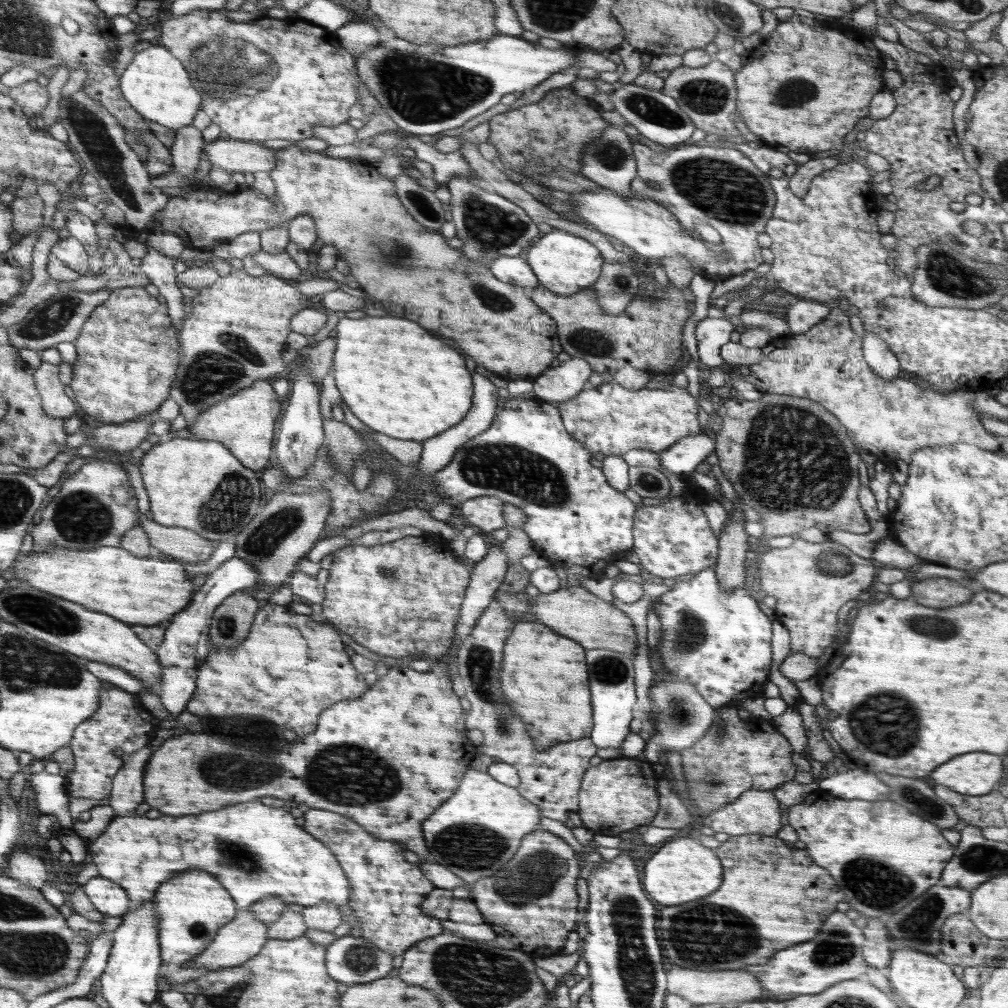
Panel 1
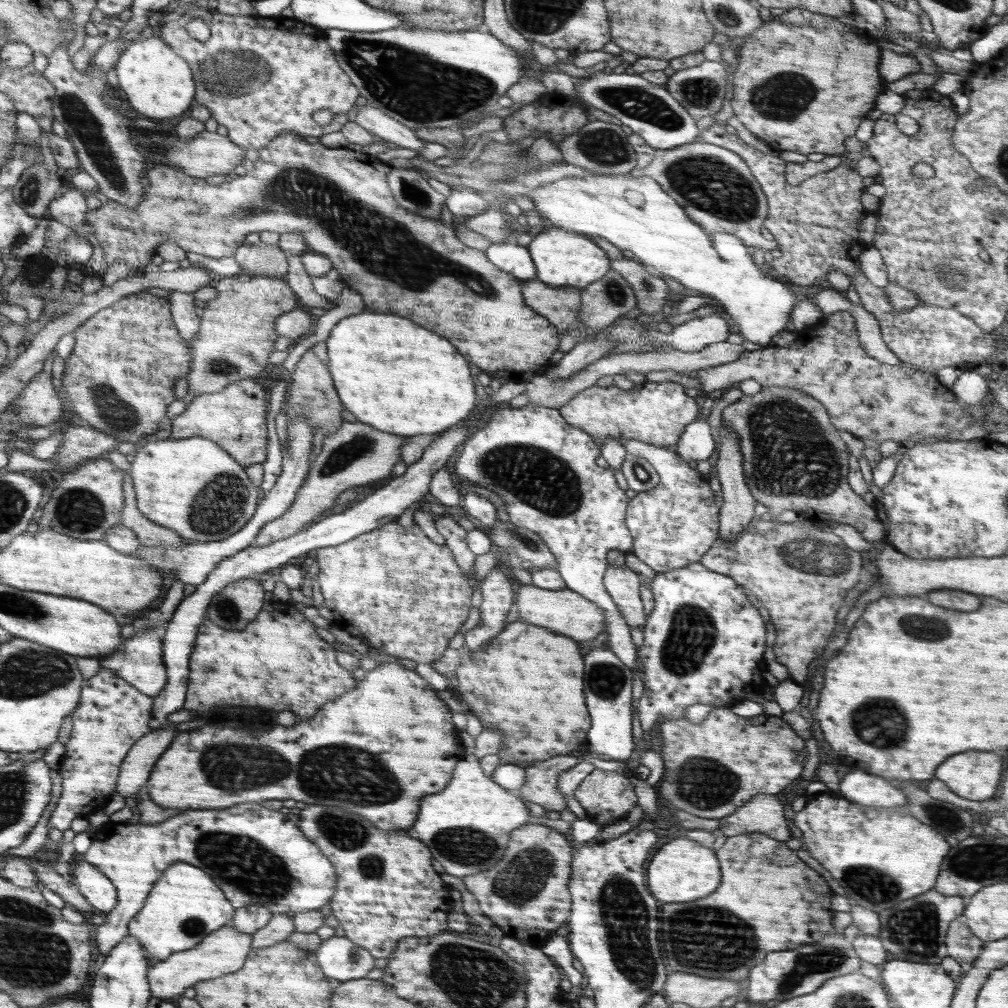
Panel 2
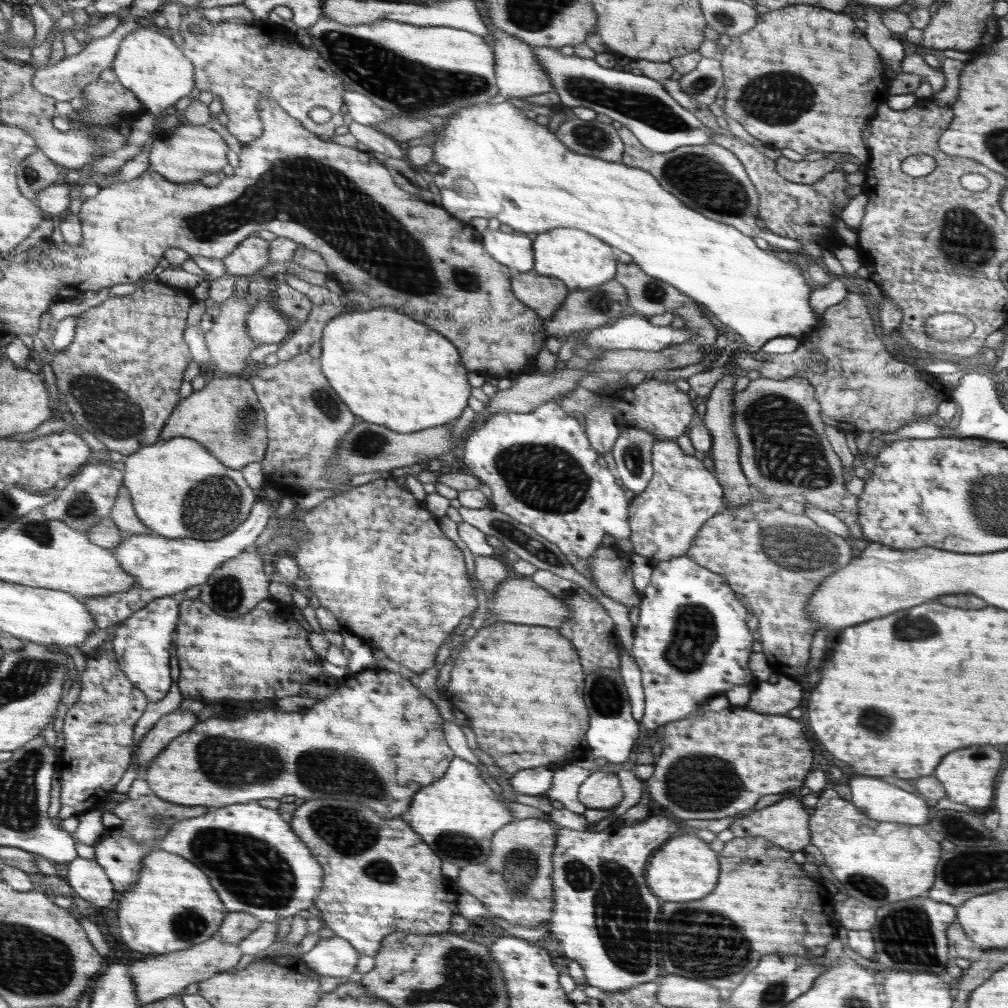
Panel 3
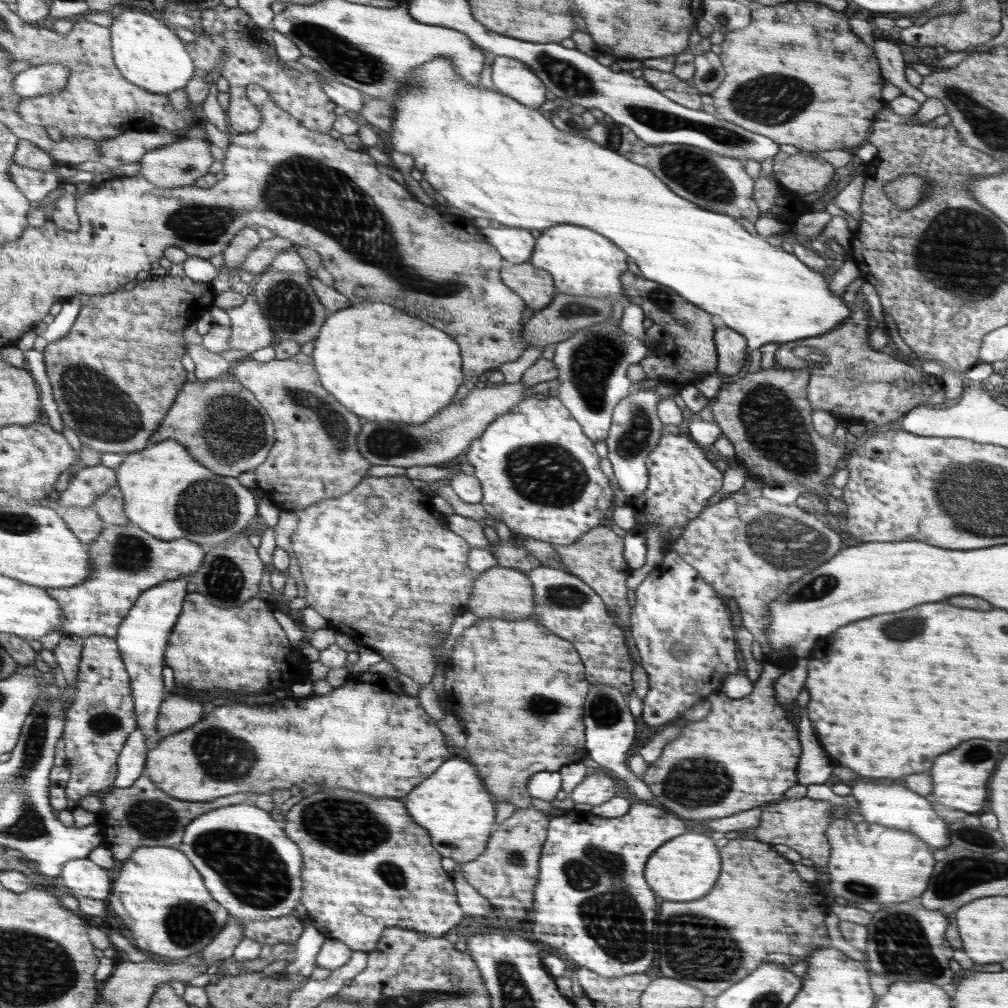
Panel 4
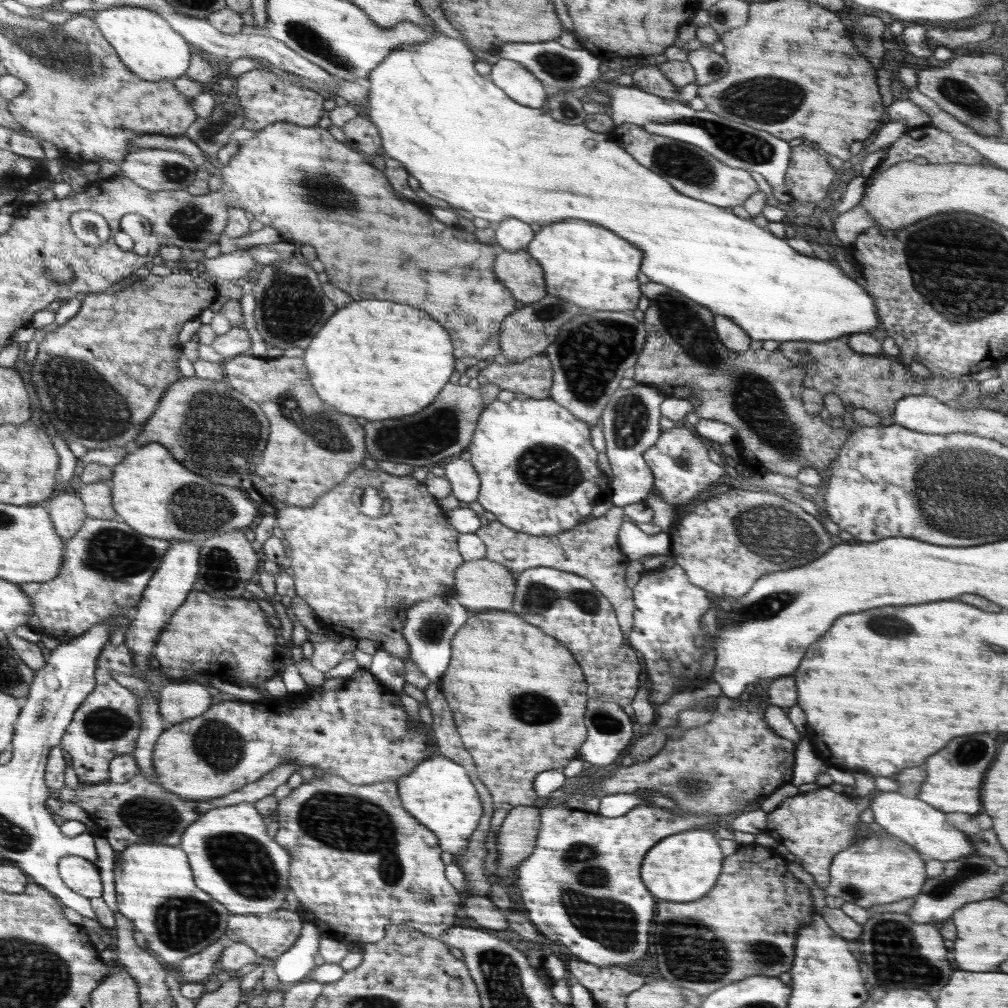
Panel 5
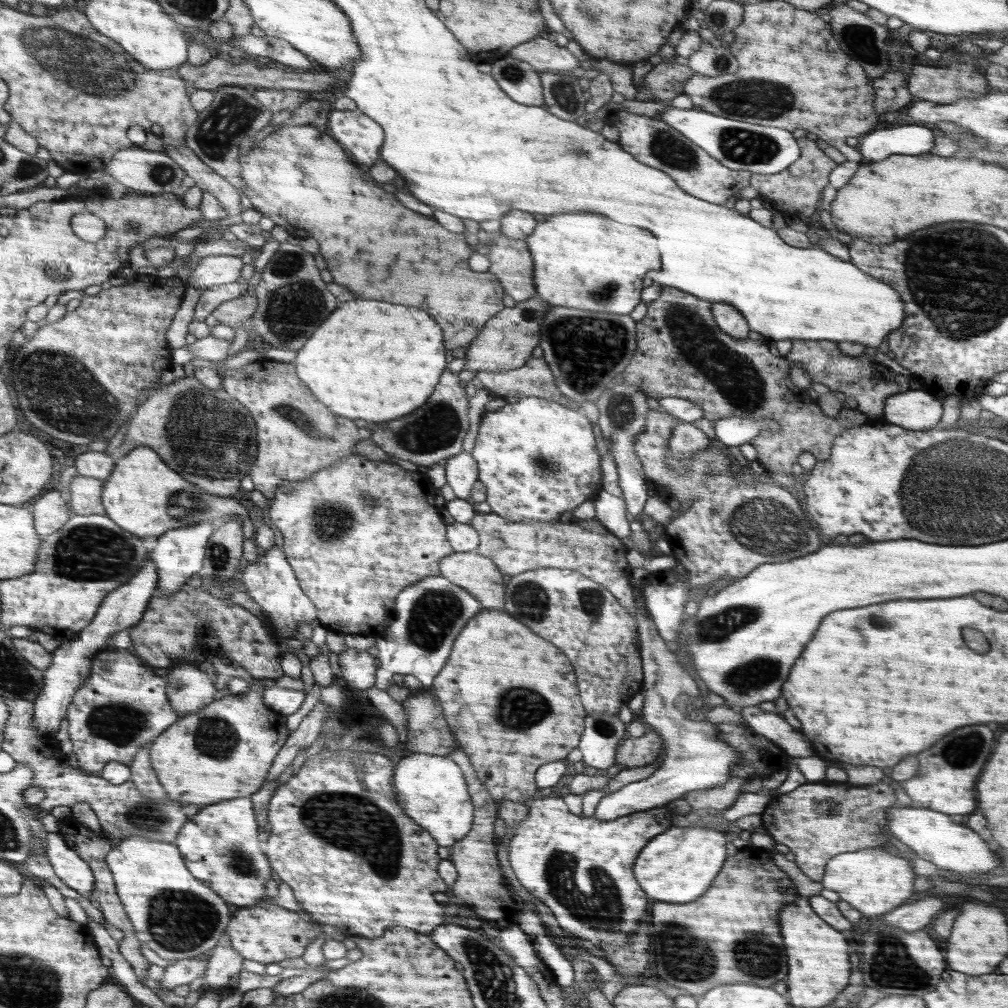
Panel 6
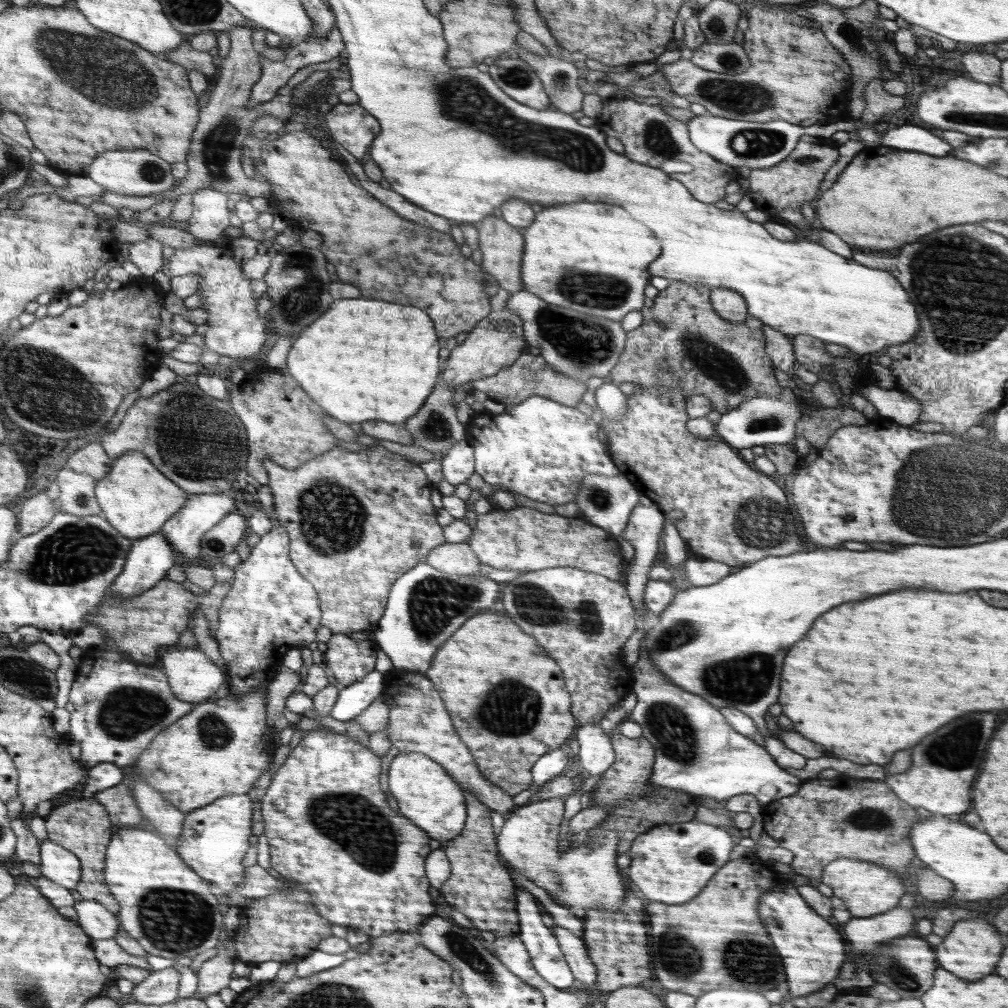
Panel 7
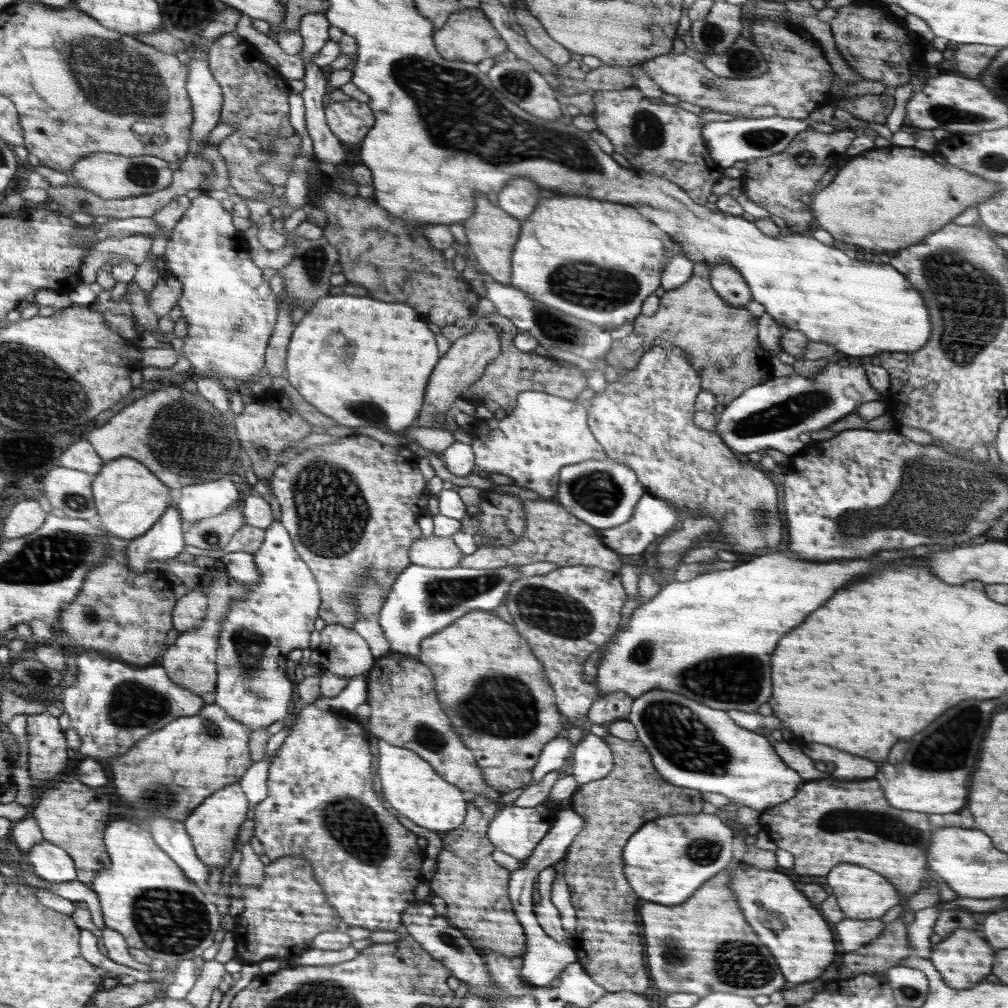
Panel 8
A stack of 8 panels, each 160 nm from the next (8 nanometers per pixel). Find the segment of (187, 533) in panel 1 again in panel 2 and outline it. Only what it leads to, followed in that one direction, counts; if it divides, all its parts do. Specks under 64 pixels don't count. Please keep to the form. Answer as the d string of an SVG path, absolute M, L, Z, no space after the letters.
M128 474L124 476L124 508L120 522L136 533L141 545L184 546L191 542L175 530L152 522L139 511L133 480Z

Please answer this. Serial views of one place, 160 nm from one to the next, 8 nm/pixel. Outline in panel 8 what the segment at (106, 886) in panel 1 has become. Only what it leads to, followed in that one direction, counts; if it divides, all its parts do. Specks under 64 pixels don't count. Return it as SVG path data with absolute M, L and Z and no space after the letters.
M47 840L34 845L25 860L34 867L36 876L48 882L70 882L77 878L72 856Z

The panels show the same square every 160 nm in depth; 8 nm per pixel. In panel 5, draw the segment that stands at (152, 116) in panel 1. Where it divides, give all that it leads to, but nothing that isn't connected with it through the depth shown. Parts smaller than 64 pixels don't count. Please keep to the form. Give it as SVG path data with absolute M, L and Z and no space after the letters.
M120 6L95 11L91 13L91 17L93 21L100 27L101 33L105 35L105 38L115 47L117 54L121 57L121 61L128 66L128 68L132 70L134 74L138 75L138 78L149 80L150 82L158 82L159 80L173 80L184 75L189 69L188 64L190 64L190 58L193 58L193 56L190 56L190 46L188 46L188 41L184 40L184 36L178 34L178 31L170 28L171 23L163 15L158 14L157 11L148 10L144 6Z

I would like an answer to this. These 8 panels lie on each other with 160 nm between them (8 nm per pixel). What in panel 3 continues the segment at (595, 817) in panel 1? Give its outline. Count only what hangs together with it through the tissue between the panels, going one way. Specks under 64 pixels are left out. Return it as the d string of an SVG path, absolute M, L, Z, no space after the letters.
M593 770L580 786L577 798L586 809L614 809L622 802L624 792L615 773Z

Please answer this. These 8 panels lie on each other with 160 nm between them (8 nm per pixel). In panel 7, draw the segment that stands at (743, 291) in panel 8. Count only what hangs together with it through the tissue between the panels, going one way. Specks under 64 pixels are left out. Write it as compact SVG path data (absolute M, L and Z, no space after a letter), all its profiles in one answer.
M712 288L711 303L714 312L734 325L742 325L746 321L746 301L741 294L729 288Z

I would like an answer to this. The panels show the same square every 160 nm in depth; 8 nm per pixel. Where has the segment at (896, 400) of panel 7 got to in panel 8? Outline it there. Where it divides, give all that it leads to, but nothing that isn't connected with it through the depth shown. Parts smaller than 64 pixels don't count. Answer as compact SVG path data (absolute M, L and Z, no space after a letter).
M830 363L815 373L813 379L800 377L795 372L787 377L772 377L766 383L745 390L718 414L714 431L730 451L742 458L761 449L775 449L790 456L803 448L803 443L798 439L803 432L811 433L829 427L847 414L854 413L862 403L890 401L888 394L880 396L870 386L866 369L862 365L842 367Z

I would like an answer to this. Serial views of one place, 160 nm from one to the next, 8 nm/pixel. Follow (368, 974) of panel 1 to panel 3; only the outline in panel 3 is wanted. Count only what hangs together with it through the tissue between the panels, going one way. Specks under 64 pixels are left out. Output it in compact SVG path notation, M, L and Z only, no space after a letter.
M334 936L319 940L312 950L302 955L302 959L319 975L348 979L356 970L359 955L347 940Z

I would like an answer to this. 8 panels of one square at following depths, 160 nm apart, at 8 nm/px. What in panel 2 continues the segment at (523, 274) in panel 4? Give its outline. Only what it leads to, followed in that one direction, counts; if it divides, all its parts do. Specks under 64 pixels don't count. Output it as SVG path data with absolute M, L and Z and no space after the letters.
M535 277L534 279L522 281L521 291L526 306L546 318L557 329L557 333L585 328L584 324L578 320L578 309L580 309L581 304L581 289L578 287L548 286Z

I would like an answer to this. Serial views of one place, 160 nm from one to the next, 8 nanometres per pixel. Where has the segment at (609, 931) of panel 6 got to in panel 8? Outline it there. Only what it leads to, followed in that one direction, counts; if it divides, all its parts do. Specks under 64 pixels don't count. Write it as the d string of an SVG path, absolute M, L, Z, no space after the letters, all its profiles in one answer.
M568 774L564 778L559 778L552 787L550 802L544 801L539 806L533 808L518 808L509 804L506 808L502 808L498 812L492 821L488 824L487 835L490 842L498 849L520 862L524 863L530 859L530 855L534 853L534 849L538 846L538 843L548 834L552 822L556 819L558 805L562 800L570 798L574 795L574 792L578 790L580 786L576 782L576 779L572 774Z

